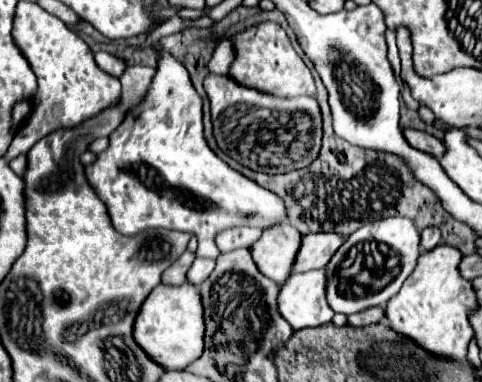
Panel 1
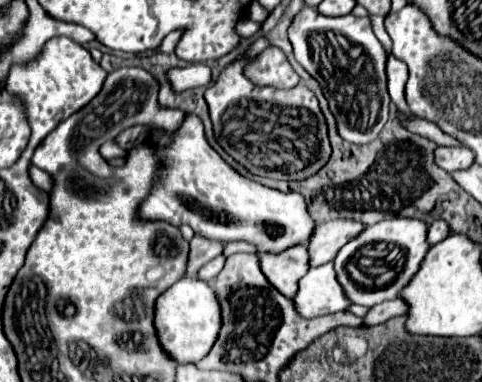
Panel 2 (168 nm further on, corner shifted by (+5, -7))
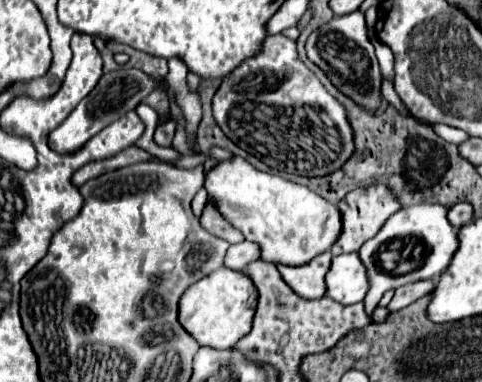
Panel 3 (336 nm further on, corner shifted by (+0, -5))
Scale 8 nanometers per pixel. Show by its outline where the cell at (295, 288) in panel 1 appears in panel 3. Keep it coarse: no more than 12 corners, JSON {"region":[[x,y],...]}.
{"region":[[355,252],[333,256],[327,298],[363,302],[369,288]]}

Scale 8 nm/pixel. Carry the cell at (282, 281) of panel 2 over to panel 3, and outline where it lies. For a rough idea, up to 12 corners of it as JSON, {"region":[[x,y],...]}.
{"region":[[323,252],[303,266],[277,266],[295,294],[323,298],[323,278],[331,254]]}

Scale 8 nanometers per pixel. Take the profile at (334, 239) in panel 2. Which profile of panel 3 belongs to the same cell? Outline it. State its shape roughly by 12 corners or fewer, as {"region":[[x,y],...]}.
{"region":[[385,186],[339,202],[343,230],[331,254],[357,252],[399,202]]}

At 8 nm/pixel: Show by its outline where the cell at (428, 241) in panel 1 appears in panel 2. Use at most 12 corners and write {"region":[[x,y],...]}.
{"region":[[446,220],[430,224],[430,244],[438,244],[450,236]]}

